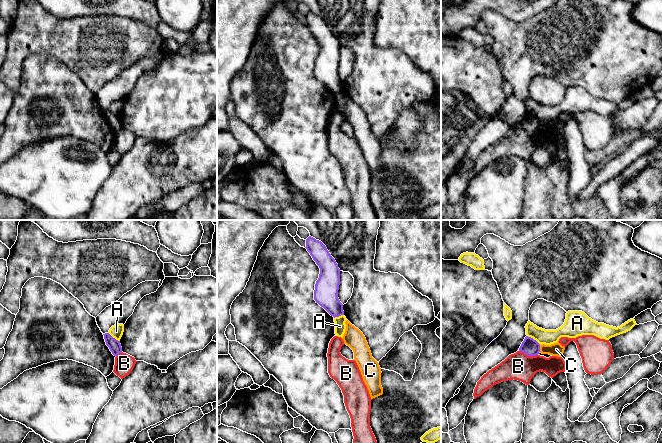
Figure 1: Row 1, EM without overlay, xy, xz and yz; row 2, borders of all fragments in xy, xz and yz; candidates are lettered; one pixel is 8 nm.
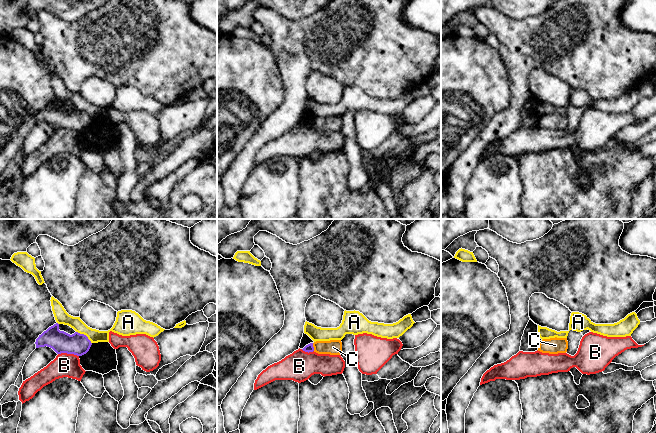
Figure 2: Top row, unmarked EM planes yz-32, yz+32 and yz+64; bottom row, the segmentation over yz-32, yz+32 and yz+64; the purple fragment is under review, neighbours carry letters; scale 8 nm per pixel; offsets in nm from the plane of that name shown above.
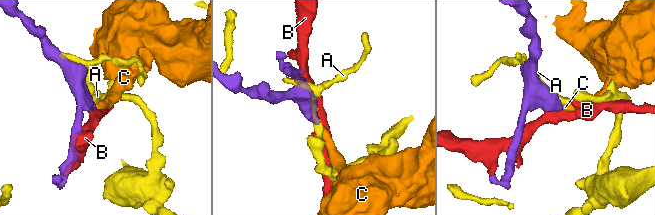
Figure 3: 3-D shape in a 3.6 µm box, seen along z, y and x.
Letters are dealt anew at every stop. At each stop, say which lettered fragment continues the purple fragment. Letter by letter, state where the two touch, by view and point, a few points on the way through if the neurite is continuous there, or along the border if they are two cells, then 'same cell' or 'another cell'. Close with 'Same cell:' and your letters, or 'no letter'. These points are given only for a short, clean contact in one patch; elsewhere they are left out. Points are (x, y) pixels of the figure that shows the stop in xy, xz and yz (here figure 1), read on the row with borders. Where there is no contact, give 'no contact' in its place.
A: contact yz (533, 339); another cell
B: contact yz (528, 355); another cell
C: contact yz (539, 348); border yz (539, 345), (540, 351); another cell
Same cell: no letter

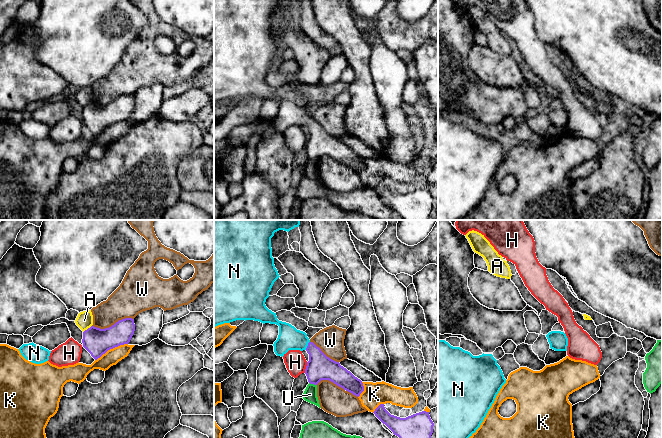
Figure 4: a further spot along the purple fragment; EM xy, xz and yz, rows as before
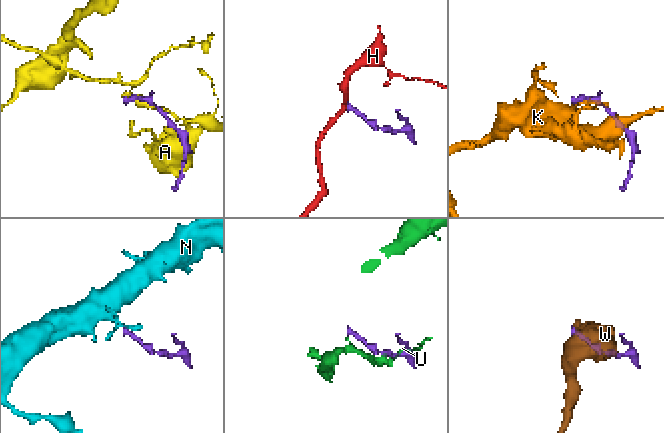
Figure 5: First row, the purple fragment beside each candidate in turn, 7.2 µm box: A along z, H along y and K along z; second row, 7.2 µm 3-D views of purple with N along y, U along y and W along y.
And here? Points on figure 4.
A: contact xy (88, 328); border xy (91, 325), (83, 332); another cell
H: contact xz (306, 367); border xz (307, 362), (304, 372); another cell
K: contact xy (111, 348); another cell
N: contact xz (308, 345); way xz (319, 367), (316, 355), (308, 345), (289, 338); same cell
U: contact xz (313, 383); another cell
W: contact xy (112, 325); another cell
Same cell: N

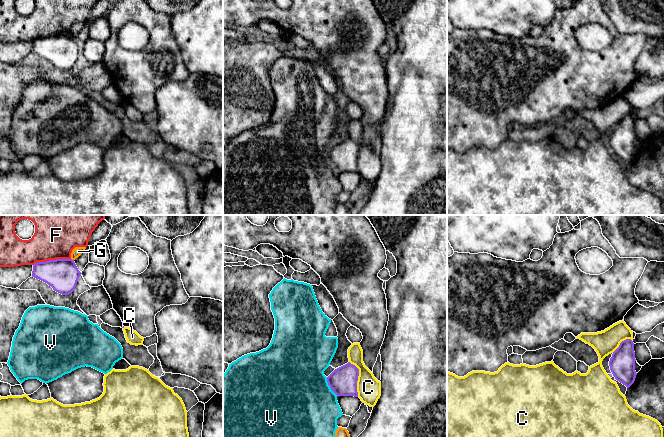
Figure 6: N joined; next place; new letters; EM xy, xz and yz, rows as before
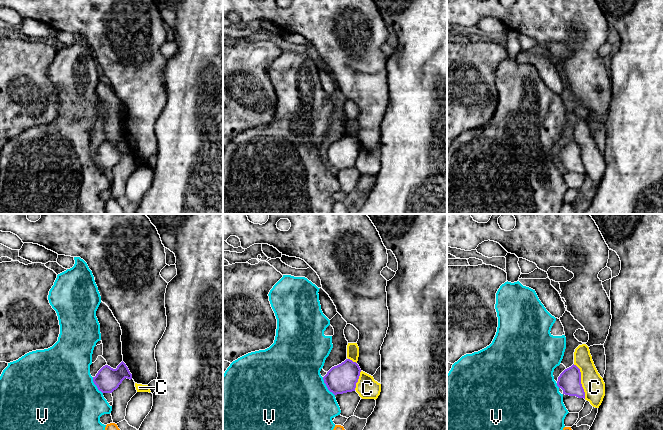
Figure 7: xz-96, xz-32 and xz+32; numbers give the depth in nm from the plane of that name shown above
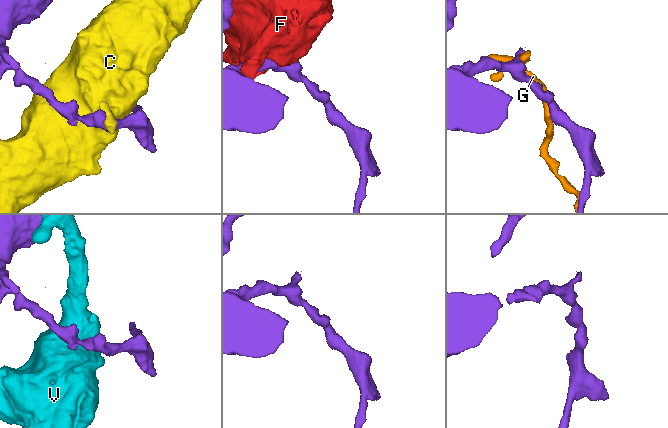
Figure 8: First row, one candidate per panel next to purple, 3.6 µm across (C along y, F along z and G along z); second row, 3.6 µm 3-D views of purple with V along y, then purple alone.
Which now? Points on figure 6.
C: contact xz (357, 378); another cell
F: contact xy (51, 260); another cell
G: contact xy (71, 259); another cell
V: contact xz (329, 385); another cell
Same cell: no letter

